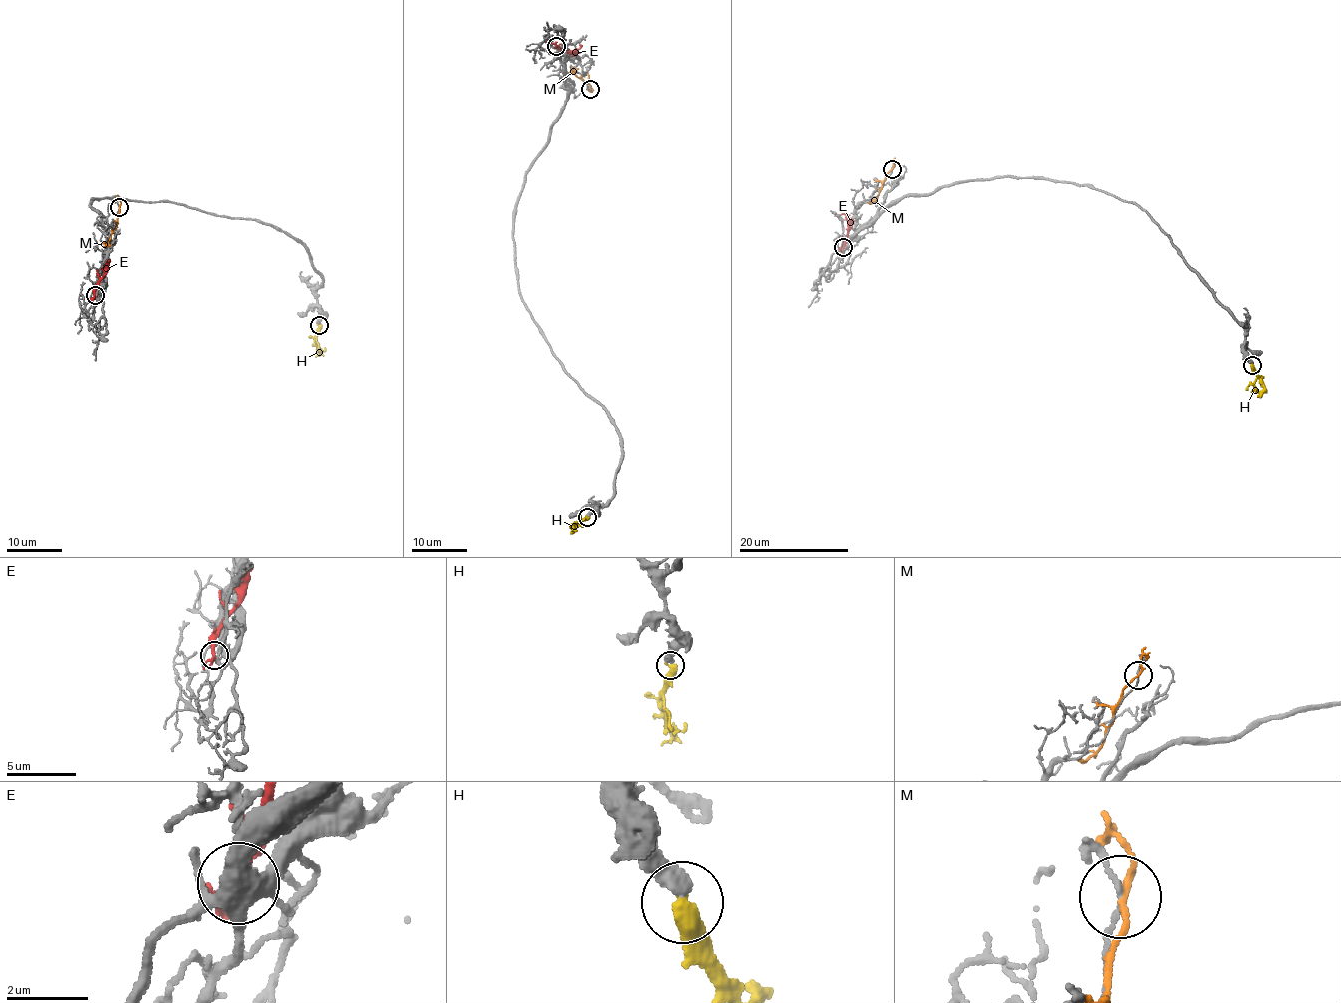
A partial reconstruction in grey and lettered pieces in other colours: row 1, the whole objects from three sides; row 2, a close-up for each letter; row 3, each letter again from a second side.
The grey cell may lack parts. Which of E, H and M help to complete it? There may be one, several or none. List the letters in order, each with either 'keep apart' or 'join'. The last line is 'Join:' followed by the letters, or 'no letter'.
E: join
H: keep apart
M: keep apart
Join: E

